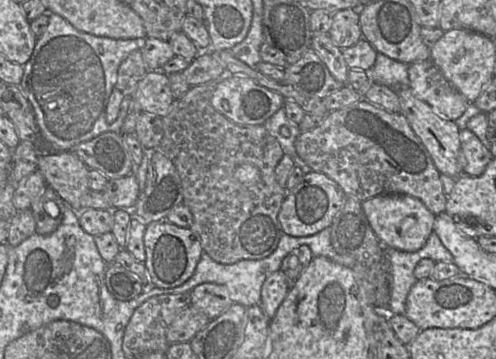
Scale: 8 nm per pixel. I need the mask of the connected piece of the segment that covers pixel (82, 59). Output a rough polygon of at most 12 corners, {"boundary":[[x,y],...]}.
{"boundary":[[48,13],[19,84],[51,152],[104,132],[121,63],[143,39]]}

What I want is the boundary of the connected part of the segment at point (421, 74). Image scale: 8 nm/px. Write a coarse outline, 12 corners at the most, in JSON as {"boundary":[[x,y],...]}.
{"boundary":[[430,60],[409,64],[409,88],[448,120],[470,104]]}

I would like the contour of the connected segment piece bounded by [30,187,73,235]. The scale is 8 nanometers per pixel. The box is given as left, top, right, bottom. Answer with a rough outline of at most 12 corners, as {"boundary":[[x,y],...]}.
{"boundary":[[47,187],[30,207],[36,233],[51,234],[64,215],[55,199],[73,210],[54,189]]}

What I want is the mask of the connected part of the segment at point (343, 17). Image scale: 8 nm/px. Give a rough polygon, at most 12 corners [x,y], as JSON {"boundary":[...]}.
{"boundary":[[359,10],[332,15],[328,35],[339,48],[362,39]]}

